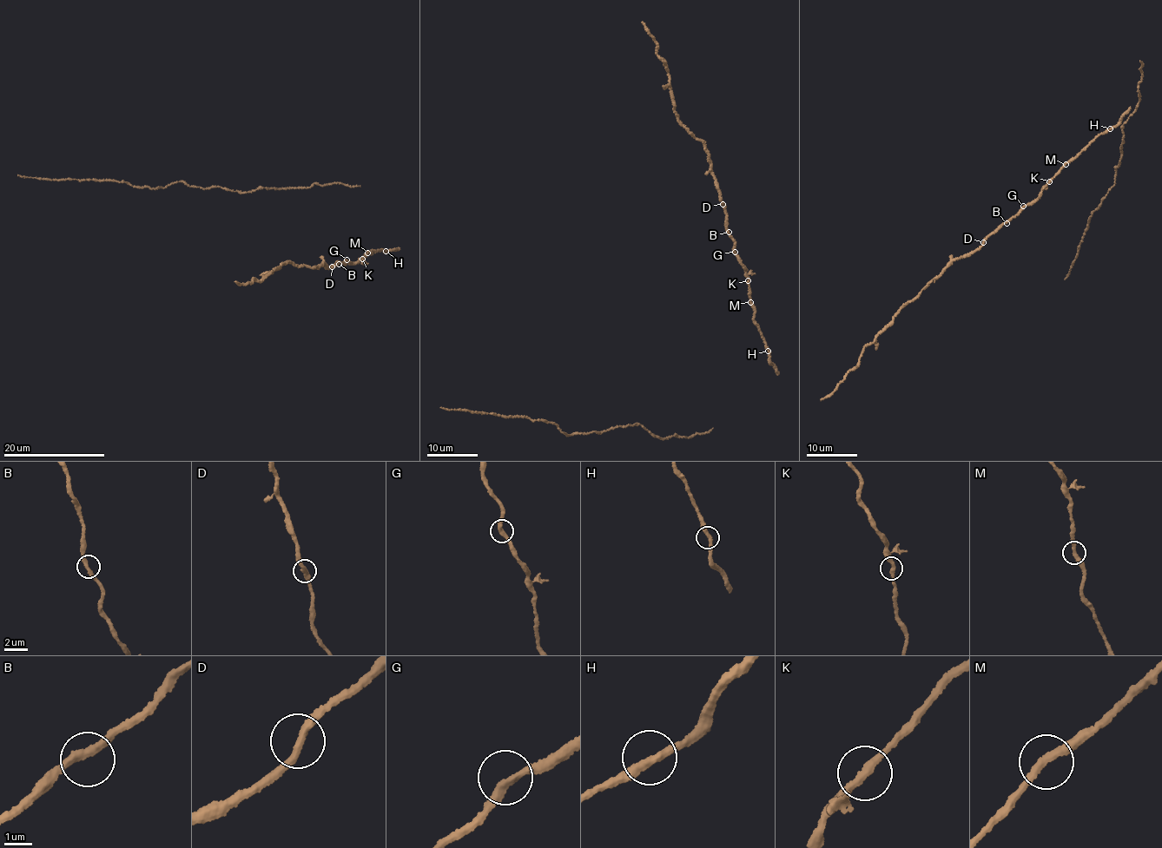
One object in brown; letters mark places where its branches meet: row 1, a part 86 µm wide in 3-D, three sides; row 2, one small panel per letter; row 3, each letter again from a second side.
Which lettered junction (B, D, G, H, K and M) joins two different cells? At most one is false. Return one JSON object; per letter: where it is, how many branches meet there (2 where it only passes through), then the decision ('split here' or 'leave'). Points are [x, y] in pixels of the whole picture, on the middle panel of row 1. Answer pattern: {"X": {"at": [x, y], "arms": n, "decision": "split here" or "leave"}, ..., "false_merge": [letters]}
{"B": {"at": [729, 232], "arms": 2, "decision": "leave"}, "D": {"at": [722, 204], "arms": 2, "decision": "leave"}, "G": {"at": [735, 252], "arms": 2, "decision": "leave"}, "H": {"at": [768, 351], "arms": 2, "decision": "leave"}, "K": {"at": [748, 280], "arms": 2, "decision": "leave"}, "M": {"at": [750, 302], "arms": 2, "decision": "leave"}, "false_merge": []}

